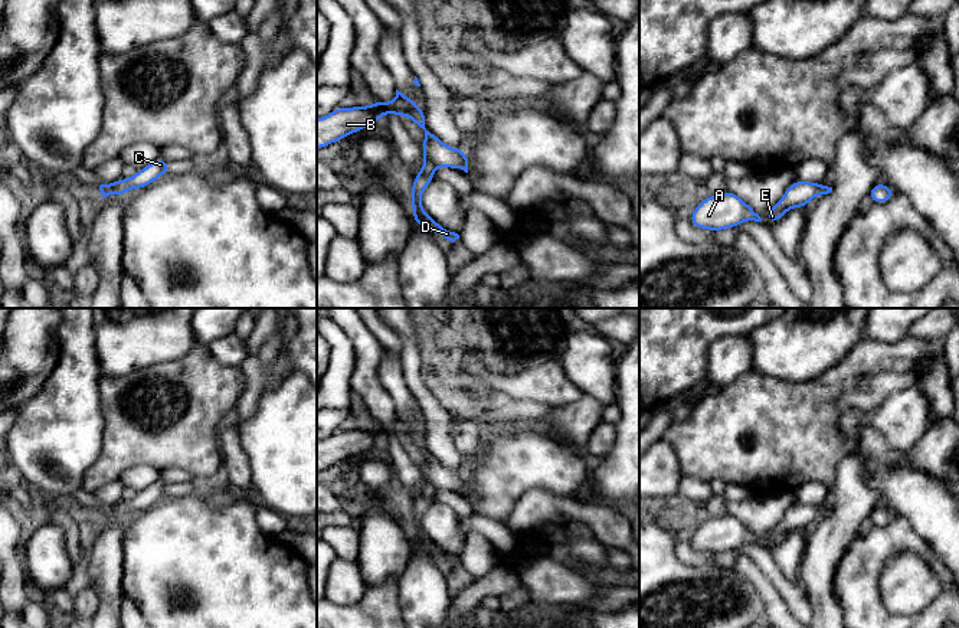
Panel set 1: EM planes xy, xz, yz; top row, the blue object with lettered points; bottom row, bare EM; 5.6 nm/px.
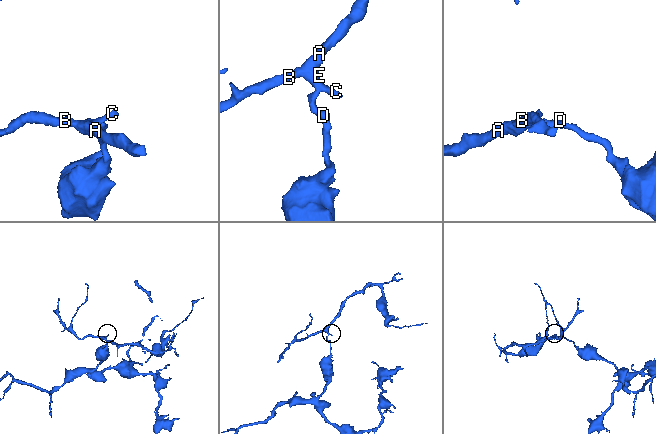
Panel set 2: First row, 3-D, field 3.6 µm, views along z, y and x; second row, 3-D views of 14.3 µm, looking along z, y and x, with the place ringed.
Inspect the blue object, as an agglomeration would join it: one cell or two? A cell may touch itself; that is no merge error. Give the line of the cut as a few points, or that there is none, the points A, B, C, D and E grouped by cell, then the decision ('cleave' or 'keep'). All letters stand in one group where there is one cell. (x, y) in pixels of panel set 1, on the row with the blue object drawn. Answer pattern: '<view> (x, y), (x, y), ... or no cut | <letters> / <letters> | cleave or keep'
xy (113, 185), (110, 193) | A B C E / D | cleave

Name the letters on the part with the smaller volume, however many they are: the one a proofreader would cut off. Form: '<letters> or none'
A, B, C, E

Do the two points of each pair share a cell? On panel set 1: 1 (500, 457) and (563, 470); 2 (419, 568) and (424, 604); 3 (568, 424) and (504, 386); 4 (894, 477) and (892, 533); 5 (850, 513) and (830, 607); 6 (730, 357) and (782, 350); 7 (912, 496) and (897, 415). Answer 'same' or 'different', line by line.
1: same
2: same
3: different
4: different
5: same
6: different
7: different

